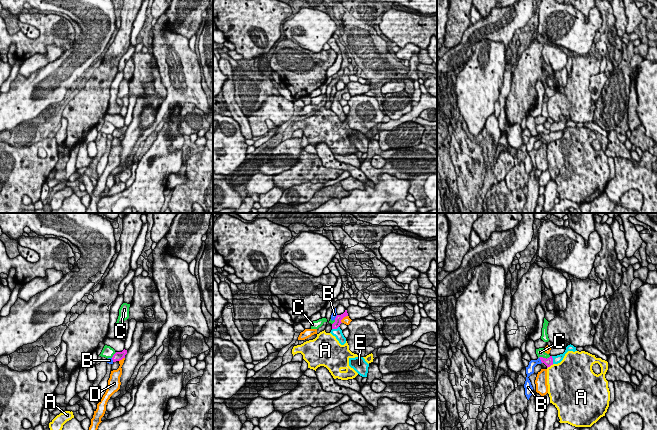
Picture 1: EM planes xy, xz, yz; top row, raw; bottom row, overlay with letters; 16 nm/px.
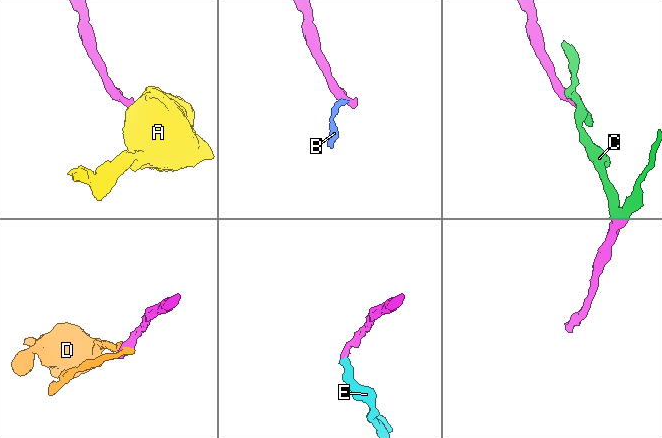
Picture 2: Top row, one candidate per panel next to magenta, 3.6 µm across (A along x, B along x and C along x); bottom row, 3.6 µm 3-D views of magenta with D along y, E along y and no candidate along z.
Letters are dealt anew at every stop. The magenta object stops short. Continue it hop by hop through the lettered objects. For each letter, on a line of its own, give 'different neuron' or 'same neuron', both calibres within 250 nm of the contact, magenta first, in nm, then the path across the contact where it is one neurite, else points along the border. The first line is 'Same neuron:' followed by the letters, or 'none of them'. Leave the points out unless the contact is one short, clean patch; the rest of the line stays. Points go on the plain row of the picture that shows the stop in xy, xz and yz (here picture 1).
Same neuron: E
A: different neuron; 140 nm thick on the magenta side, 440 nm on the other; border along yz (553, 140), (547, 144)
B: different neuron; 140 nm thick on the magenta side, 130 nm on the other; border along yz (539, 133), (542, 138)
C: different neuron; 140 nm thick on the magenta side, 140 nm on the other; border along yz (550, 132), (546, 134), (538, 133)
D: different neuron; 120 nm thick on the magenta side, 130 nm on the other; border along xz (347, 91), (340, 97)
E: same neuron; 140 nm thick on the magenta side, 130 nm on the other; runs through yz (548, 138), (552, 136), (557, 135)

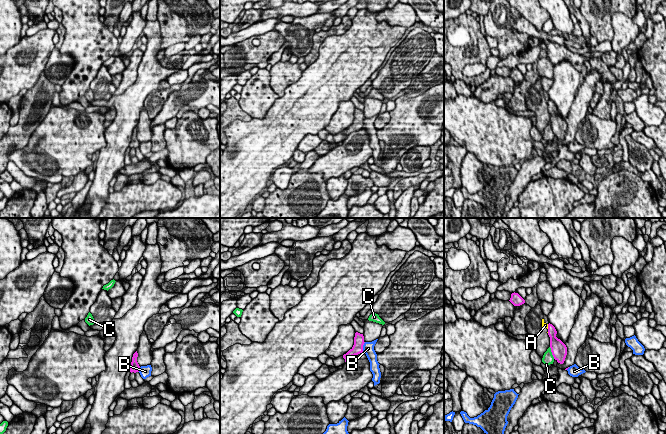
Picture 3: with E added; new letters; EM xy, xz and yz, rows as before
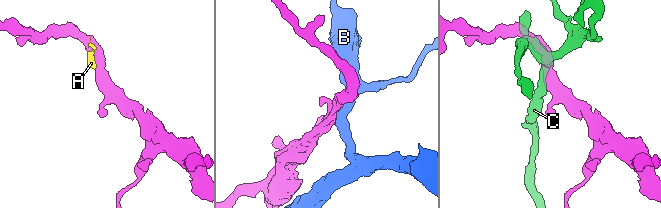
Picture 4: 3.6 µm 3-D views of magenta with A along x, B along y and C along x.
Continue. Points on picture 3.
Same neuron: none of them
A: different neuron; 140 nm thick on the magenta side, 70 nm on the other; border along yz (547, 100), (548, 104)
B: different neuron; 170 nm thick on the magenta side, 190 nm on the other; border along xz (365, 118), (362, 127)
C: different neuron; 260 nm thick on the magenta side, 170 nm on the other; border along yz (549, 123), (554, 134)

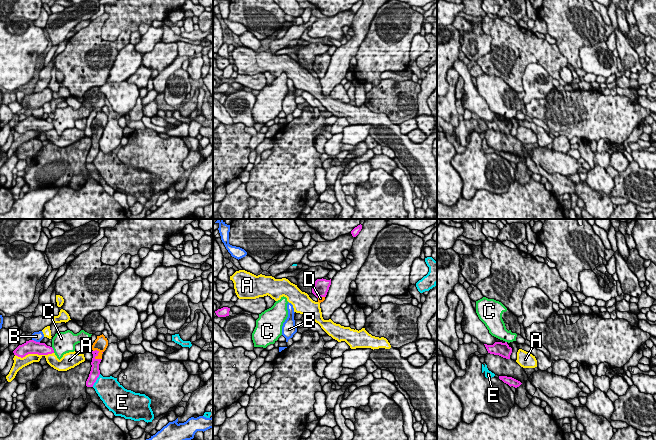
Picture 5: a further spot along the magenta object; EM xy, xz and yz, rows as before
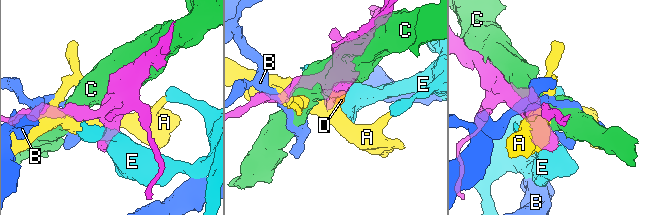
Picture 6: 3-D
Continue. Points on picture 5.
Same neuron: D
A: different neuron; 220 nm thick on the magenta side, 160 nm on the other
B: different neuron; 220 nm thick on the magenta side, 160 nm on the other; border along xy (32, 115), (39, 118)
C: different neuron; 190 nm thick on the magenta side, 360 nm on the other
D: same neuron; 130 nm thick on the magenta side, 220 nm on the other
E: different neuron; 160 nm thick on the magenta side, 380 nm on the other

